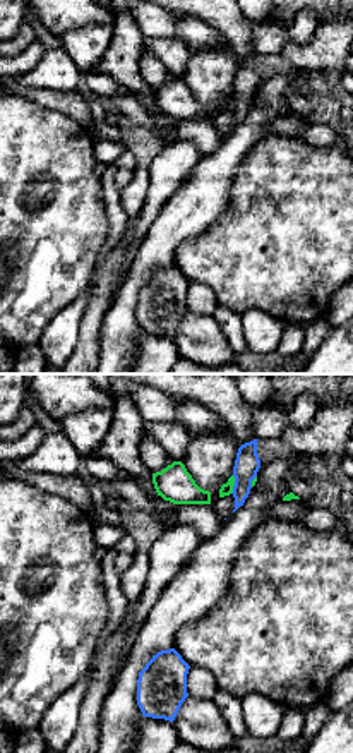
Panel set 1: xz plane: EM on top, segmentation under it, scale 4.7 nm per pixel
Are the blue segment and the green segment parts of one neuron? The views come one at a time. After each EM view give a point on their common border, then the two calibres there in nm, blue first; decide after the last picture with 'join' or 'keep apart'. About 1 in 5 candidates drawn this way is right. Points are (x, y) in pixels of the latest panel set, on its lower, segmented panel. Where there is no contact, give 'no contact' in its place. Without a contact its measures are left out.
contact (235, 484); calibres 120 and 60 nm

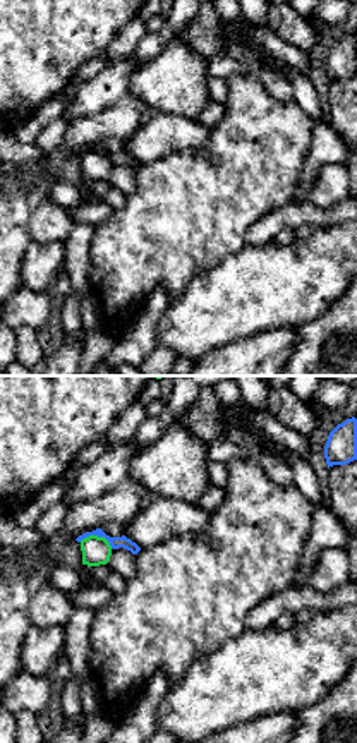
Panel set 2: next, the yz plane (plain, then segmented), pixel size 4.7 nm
contact (96, 534); calibres 60 and 130 nm

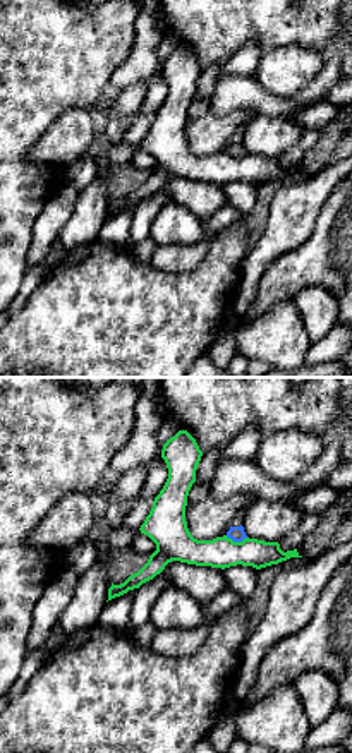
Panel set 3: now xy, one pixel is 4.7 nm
contact (237, 541); calibres 70 and 140 nm

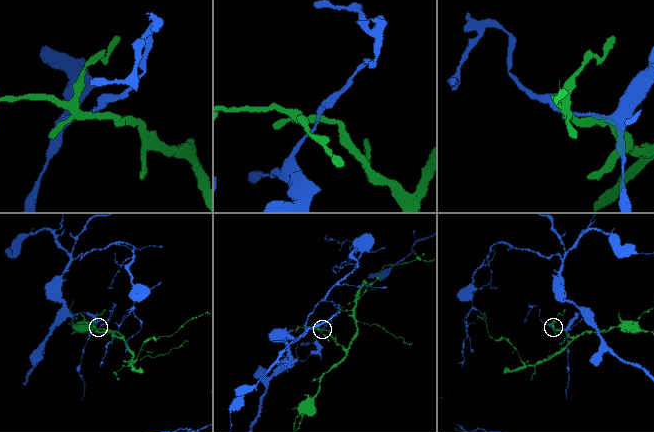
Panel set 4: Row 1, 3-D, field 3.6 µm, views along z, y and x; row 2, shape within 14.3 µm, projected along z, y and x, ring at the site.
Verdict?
keep apart

